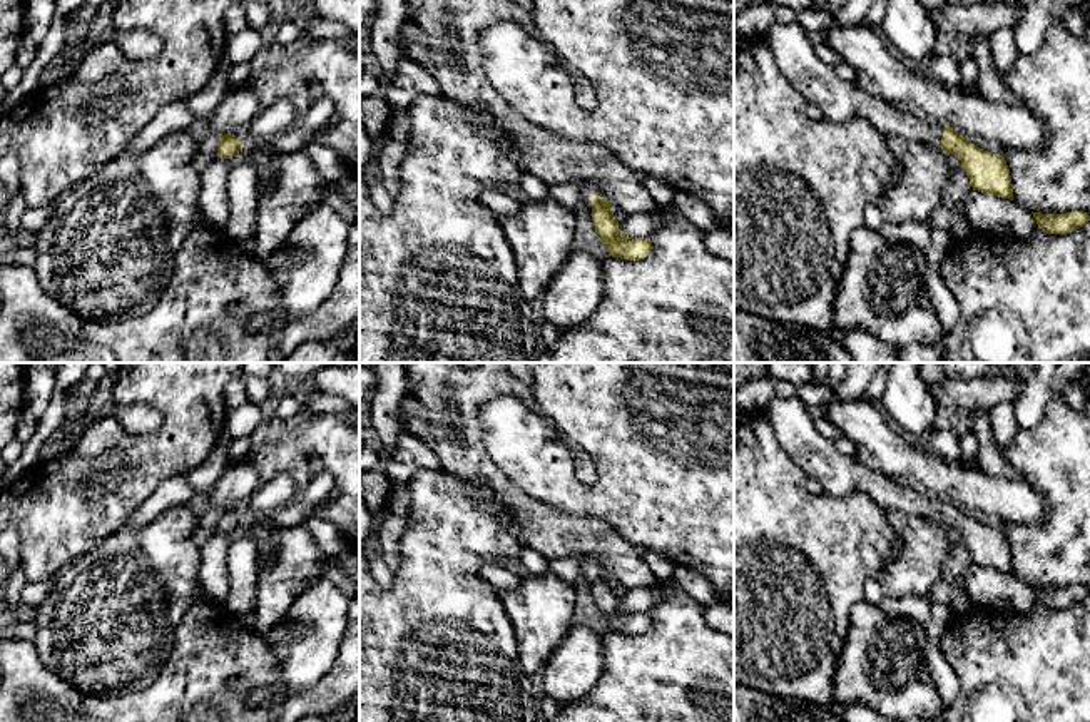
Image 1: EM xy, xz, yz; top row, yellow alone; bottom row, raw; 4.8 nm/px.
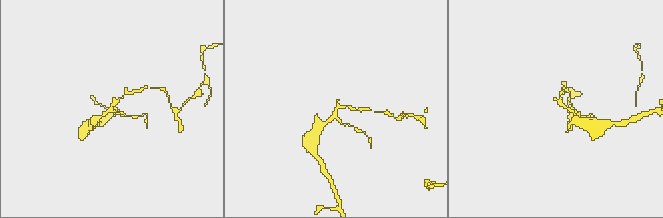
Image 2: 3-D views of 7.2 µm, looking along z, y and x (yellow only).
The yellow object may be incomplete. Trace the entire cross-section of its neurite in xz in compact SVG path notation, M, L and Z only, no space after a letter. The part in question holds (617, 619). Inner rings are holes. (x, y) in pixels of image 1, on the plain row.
M592 570L592 595L600 617L607 622L609 630L627 635L647 632L654 620L649 612L629 612L619 603L614 592L614 582L600 570Z

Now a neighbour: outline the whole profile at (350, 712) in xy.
M359 697L326 715L311 715L303 719L301 722L359 722Z

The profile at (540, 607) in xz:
M553 573L520 577L515 588L498 590L515 628L525 674L542 674L547 660L572 630L575 590Z

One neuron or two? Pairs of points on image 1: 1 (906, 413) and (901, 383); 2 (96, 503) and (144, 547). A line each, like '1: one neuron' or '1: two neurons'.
1: one neuron
2: two neurons

